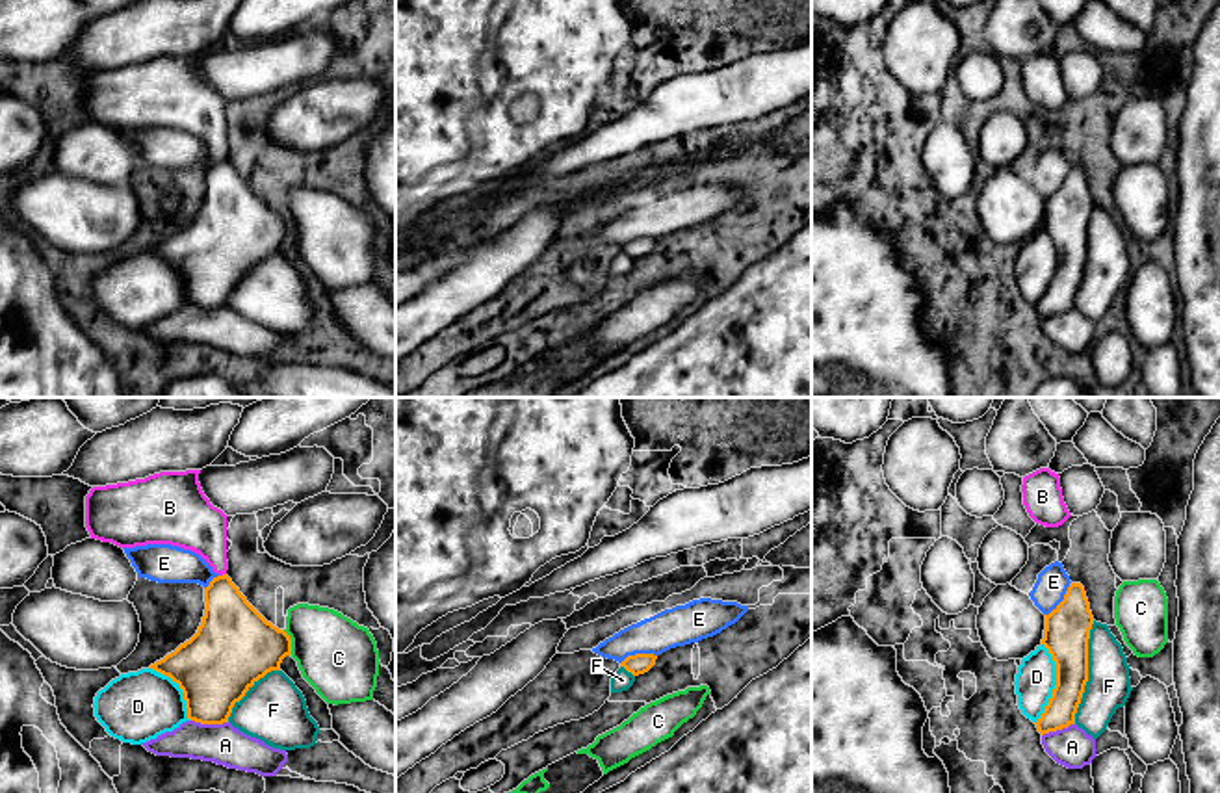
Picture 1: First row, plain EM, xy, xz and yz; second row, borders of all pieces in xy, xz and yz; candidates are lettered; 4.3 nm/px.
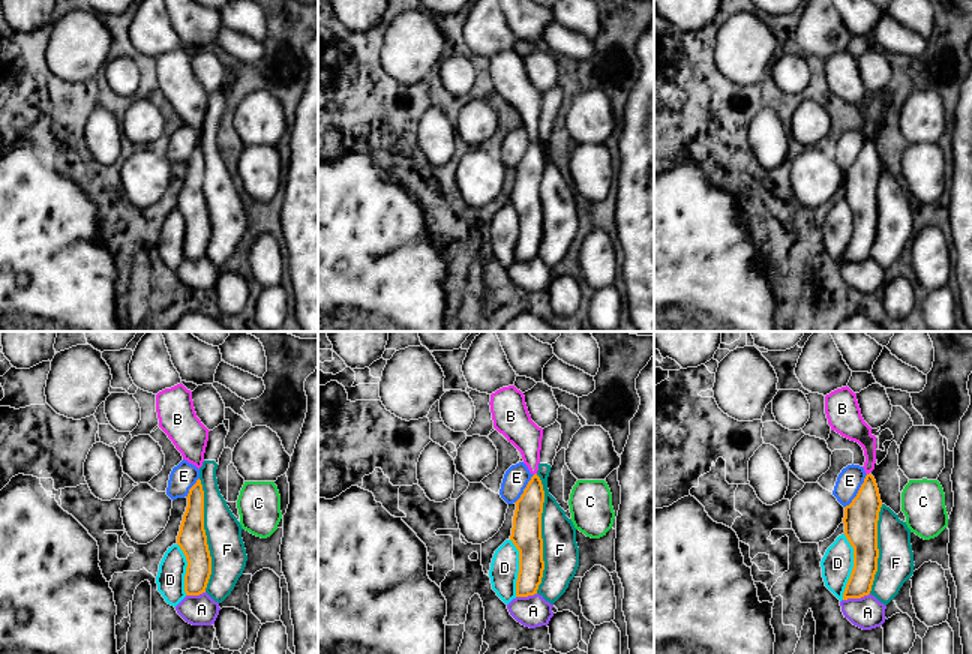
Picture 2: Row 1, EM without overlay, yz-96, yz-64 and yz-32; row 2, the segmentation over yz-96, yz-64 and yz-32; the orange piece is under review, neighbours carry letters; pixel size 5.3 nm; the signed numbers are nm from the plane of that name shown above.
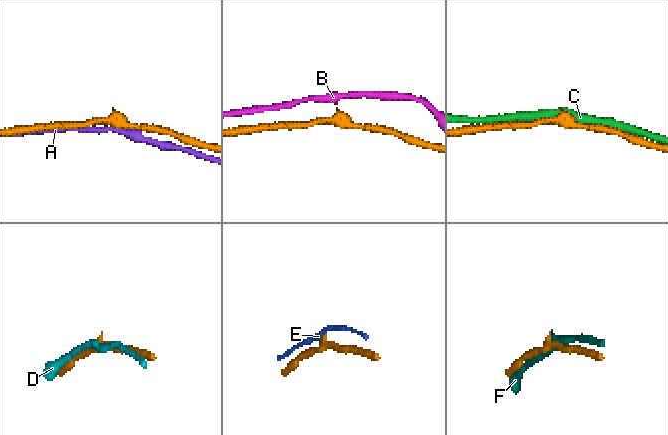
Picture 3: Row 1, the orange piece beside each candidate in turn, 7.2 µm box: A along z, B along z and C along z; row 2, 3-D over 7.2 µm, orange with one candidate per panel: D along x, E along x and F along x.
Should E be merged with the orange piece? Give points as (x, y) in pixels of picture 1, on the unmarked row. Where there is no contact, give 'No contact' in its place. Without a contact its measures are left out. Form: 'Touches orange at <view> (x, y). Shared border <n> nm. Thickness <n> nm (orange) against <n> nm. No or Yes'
Touches orange at xz (637, 238). Shared border 170 nm. Thickness 90 nm (orange) against 170 nm. No

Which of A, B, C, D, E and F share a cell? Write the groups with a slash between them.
A / B / C / D / E / F

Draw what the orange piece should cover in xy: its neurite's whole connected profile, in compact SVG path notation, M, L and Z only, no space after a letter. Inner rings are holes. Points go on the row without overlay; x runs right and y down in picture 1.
M223 158L204 173L204 201L197 217L149 253L169 260L184 277L188 303L201 308L228 306L232 292L267 256L292 240L292 223L267 206Z

